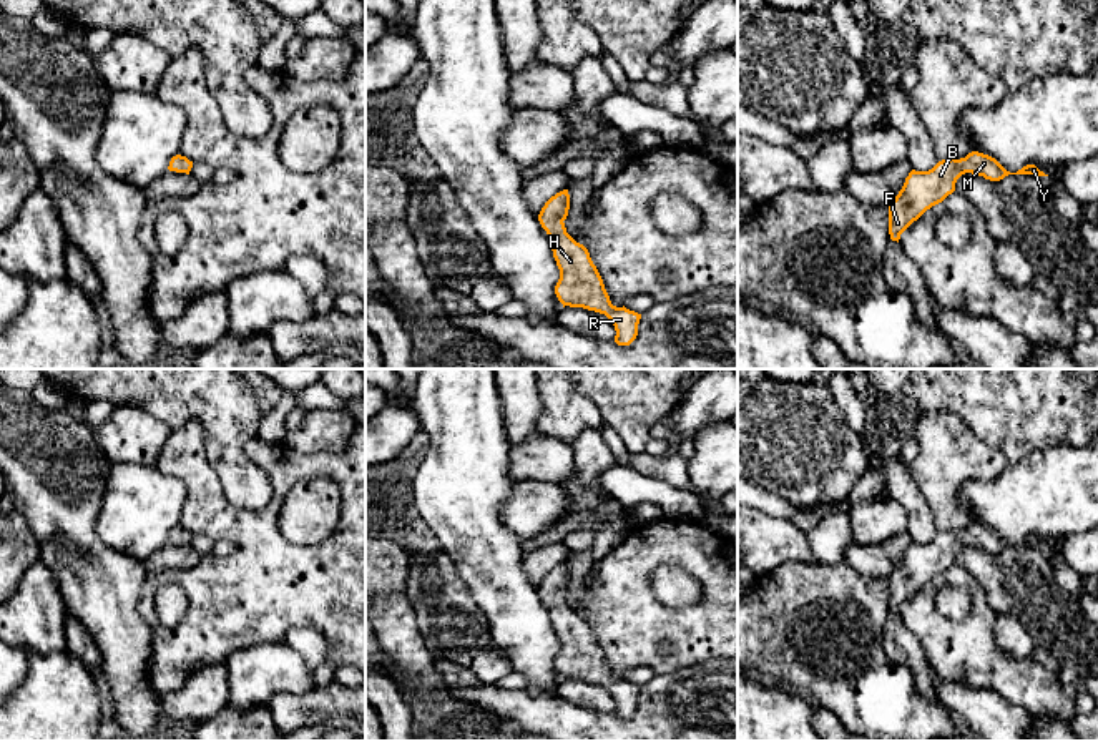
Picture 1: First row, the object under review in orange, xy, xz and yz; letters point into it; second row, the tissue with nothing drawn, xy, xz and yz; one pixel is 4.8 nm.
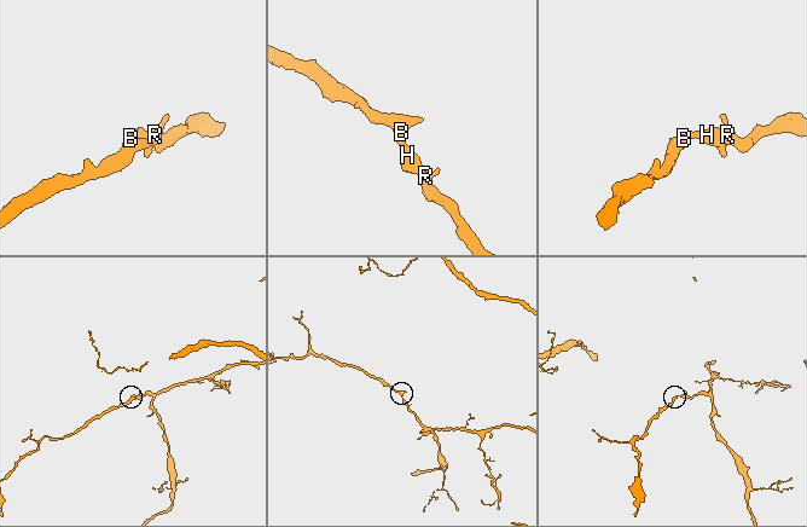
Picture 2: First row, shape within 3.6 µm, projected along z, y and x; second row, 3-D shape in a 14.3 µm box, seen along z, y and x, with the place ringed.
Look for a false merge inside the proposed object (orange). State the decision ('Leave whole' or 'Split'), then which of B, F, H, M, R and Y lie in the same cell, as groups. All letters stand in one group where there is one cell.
Leave whole. Groups: B F H M R Y

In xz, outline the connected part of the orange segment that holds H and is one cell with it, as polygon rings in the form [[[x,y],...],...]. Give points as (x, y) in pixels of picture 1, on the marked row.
[[[568,189],[551,196],[538,214],[542,228],[547,231],[553,258],[560,269],[555,286],[558,301],[570,307],[583,307],[605,314],[615,326],[615,342],[630,346],[638,336],[641,314],[611,304],[603,279],[593,264],[588,249],[576,243],[565,228],[570,209]]]

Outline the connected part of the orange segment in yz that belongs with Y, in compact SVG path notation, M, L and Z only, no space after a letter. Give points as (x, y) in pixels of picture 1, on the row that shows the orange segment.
M972 151L960 159L942 159L929 171L912 169L889 206L890 239L899 243L900 234L914 221L955 191L957 179L965 173L978 174L990 181L1000 181L1008 174L1048 176L1035 164L1027 164L1017 173L1010 173L995 158L978 151Z

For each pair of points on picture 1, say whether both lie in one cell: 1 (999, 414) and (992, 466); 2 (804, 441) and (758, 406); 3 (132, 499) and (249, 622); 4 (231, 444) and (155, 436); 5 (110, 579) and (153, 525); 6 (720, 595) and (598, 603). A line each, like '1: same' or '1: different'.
1: different
2: same
3: different
4: different
5: different
6: same

